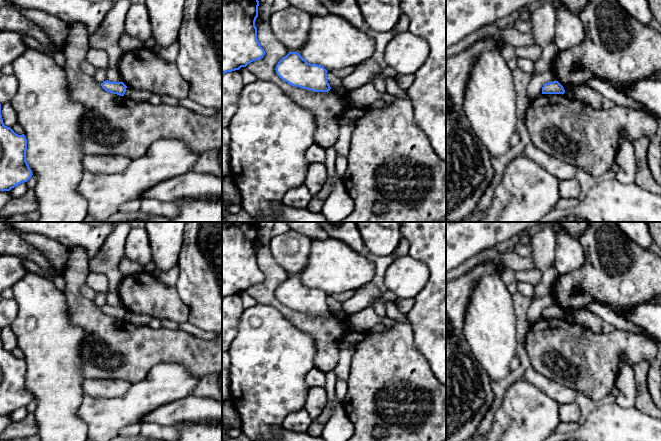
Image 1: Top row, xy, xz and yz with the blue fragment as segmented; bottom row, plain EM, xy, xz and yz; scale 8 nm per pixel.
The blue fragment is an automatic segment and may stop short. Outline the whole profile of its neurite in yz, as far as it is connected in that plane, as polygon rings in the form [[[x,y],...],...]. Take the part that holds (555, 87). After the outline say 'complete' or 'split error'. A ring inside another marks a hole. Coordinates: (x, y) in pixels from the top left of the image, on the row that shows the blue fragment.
[[[558,81],[545,83],[542,87],[542,94],[564,94],[565,90]]]; complete

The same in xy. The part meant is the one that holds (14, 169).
[[[0,104],[0,191],[27,182],[32,170],[26,161],[27,139],[3,123]]]; complete

